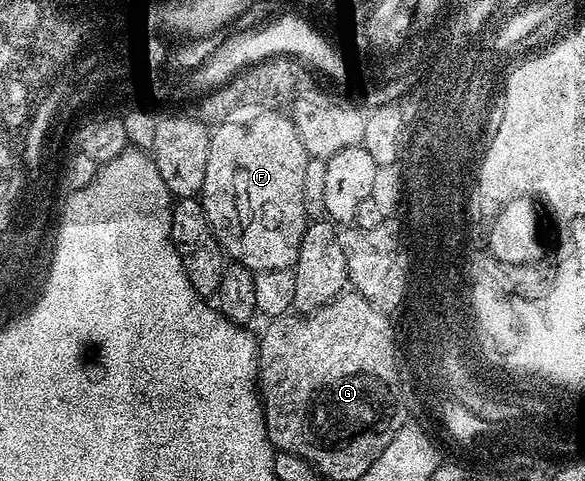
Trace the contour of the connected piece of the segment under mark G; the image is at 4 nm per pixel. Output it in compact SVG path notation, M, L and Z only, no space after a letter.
M348 290L337 296L335 300L331 300L331 302L329 302L325 308L319 308L319 310L316 312L307 313L305 316L300 314L277 316L267 321L268 329L266 329L262 334L259 333L258 336L258 395L261 404L264 406L264 425L268 431L268 440L270 443L272 443L273 449L281 452L289 452L290 454L298 454L298 450L300 450L300 448L306 444L306 438L308 438L308 428L312 428L312 418L324 418L324 412L332 412L332 418L336 416L336 418L342 418L342 420L354 420L354 428L356 428L356 426L360 426L360 422L358 422L358 416L366 416L366 418L370 416L370 412L368 412L368 410L364 410L364 408L378 408L382 402L388 402L388 400L390 400L390 402L400 402L400 384L396 384L396 368L392 368L392 332L388 332L388 324L384 324L386 319L387 318L380 313L379 308L376 308L370 302L366 302L366 298L362 298L354 290Z

